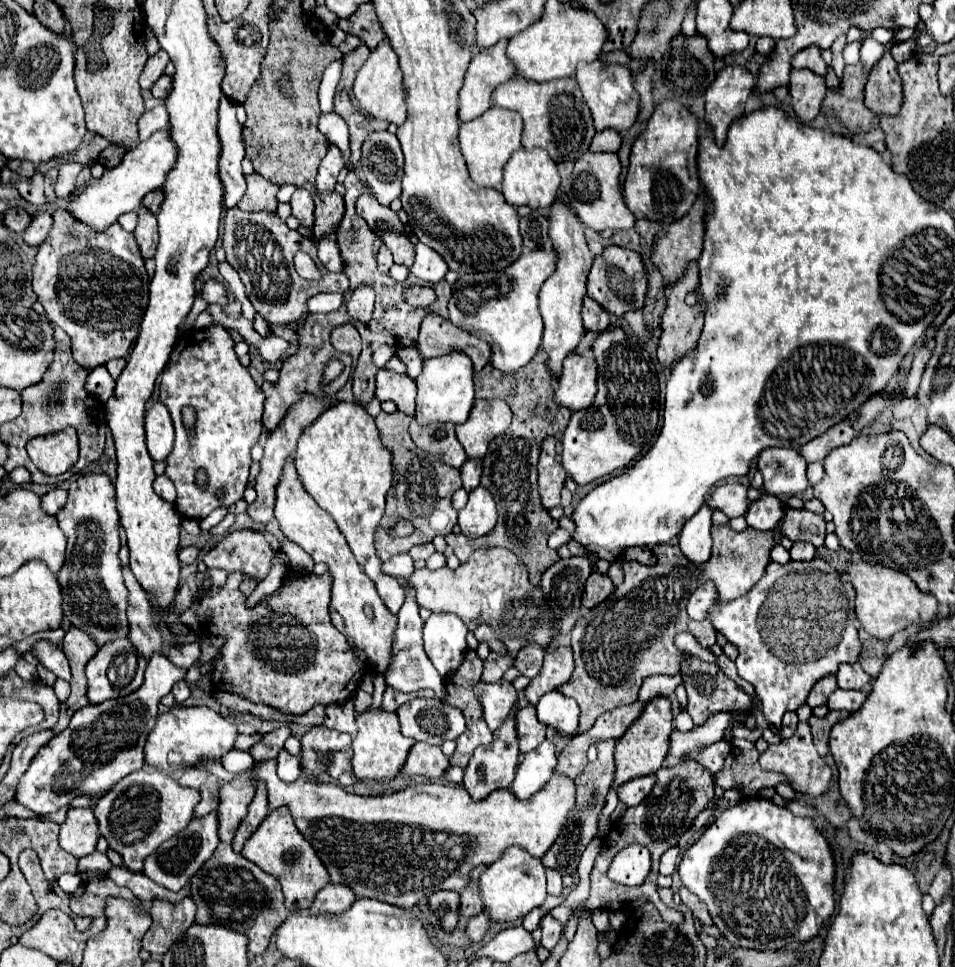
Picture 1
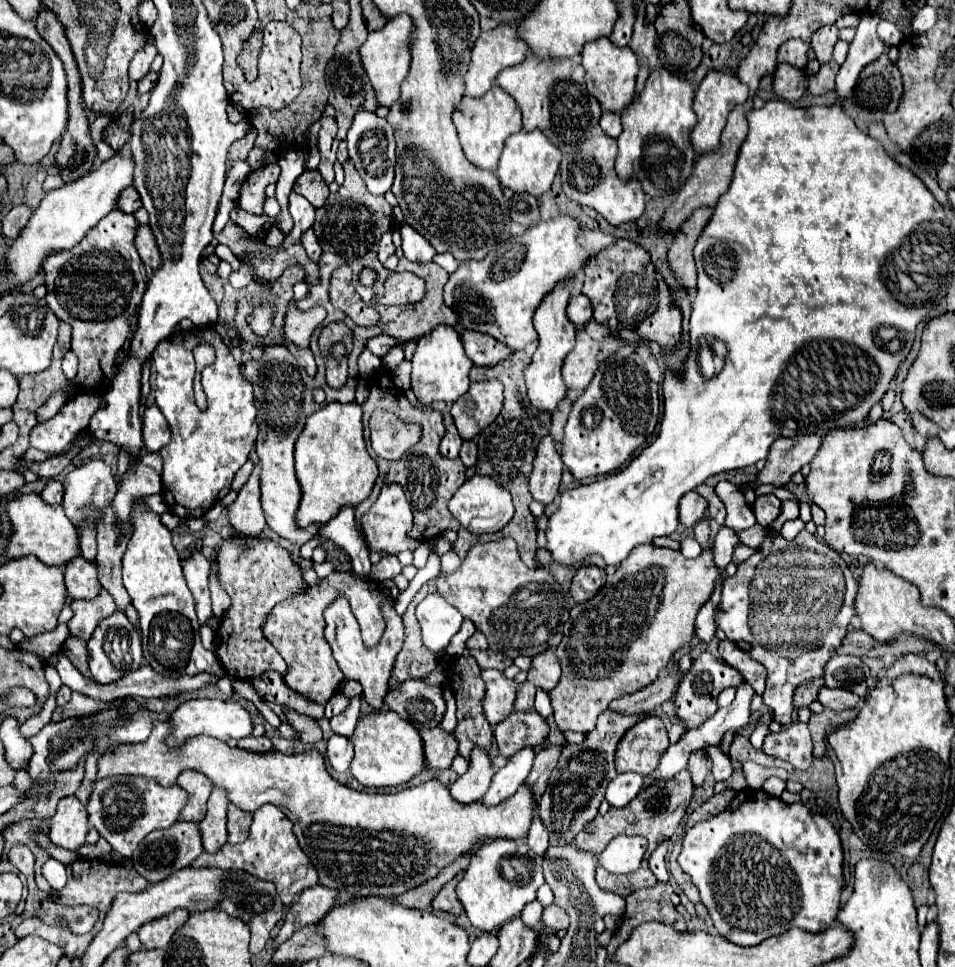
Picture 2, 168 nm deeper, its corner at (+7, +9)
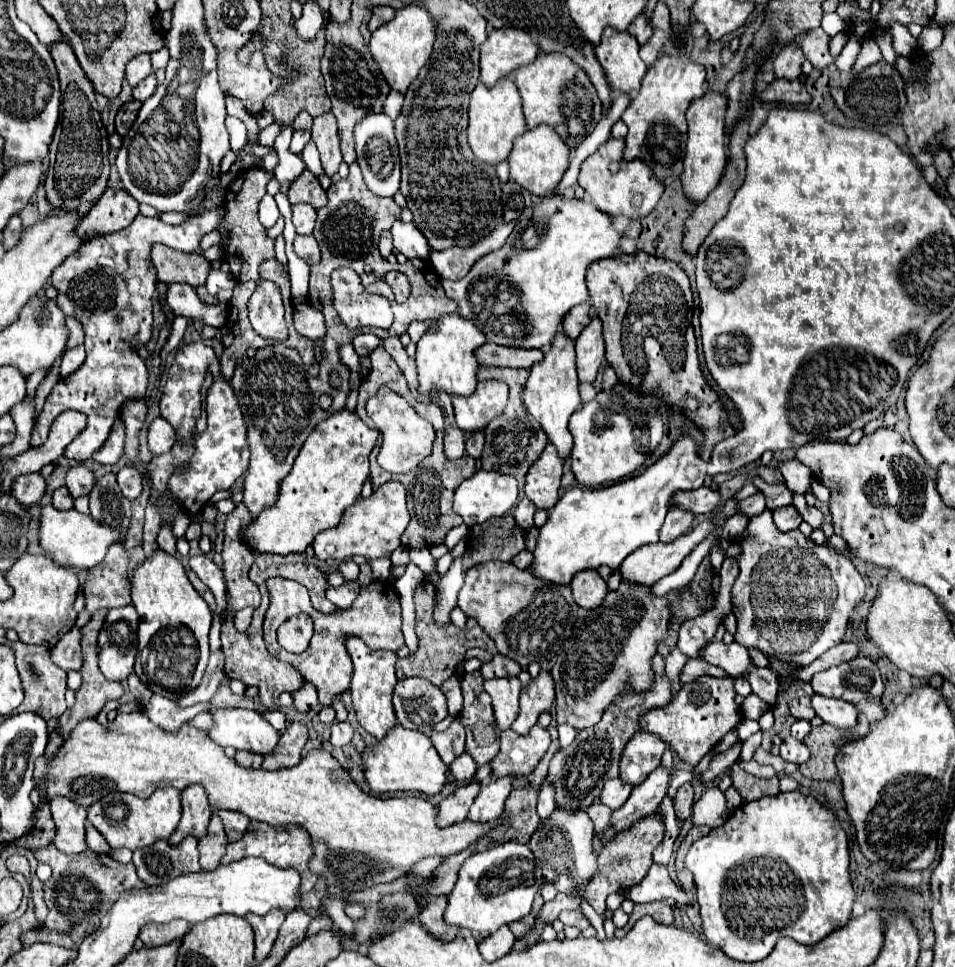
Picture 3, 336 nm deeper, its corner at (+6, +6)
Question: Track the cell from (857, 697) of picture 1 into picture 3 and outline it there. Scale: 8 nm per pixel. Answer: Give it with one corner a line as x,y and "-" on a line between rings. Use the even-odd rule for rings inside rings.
812,694
812,706
814,706
816,714
832,726
850,728
856,724
858,708
846,700
834,700
834,698

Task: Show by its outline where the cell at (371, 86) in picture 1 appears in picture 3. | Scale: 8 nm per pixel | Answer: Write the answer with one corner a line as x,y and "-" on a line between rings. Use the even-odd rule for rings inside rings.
404,6
396,12
394,20
390,20
386,26
380,26
376,32
372,32
370,38
370,54
378,62
386,82
390,82
390,90
404,94
412,80
418,76
422,66
432,54
434,44
434,18
420,6

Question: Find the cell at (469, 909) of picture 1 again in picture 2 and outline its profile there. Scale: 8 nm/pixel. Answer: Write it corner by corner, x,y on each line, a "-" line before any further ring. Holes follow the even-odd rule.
461,875
453,877
451,881
447,881
443,885
443,889
435,895
435,899
431,903
433,911
445,911
445,913
453,913
453,915
463,915
465,913
461,903
457,903
457,895
455,895
455,887
457,887
459,881
461,881

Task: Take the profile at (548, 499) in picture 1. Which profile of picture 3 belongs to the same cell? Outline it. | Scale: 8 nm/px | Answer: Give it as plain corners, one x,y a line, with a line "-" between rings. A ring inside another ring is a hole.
550,442
526,474
526,496
536,504
536,508
542,510
554,508
554,504
558,502
560,478
562,478
562,458
558,456
558,450
554,450
554,444

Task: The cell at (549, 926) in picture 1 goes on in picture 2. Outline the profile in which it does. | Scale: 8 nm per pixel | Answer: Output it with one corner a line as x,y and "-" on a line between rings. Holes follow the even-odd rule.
557,905
545,907
543,921
545,921
547,927
555,927
555,929
567,929
569,927
569,915

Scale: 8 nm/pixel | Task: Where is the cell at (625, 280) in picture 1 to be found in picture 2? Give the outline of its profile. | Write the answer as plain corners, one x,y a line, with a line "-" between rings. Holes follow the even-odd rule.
621,239
615,245
593,255
585,265
583,295
587,295
593,305
595,321
601,325
607,325
613,337
619,337
633,345
645,345
649,341
655,341
663,351
675,351
679,347
683,315
671,297
671,287
665,283
661,273
657,273
655,265
651,263
649,251
645,251
641,245

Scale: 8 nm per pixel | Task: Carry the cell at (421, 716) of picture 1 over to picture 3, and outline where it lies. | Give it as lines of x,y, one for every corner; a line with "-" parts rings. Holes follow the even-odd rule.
406,678
396,684
392,704
398,722
408,730
432,734
436,722
448,716
446,696
438,686
424,678

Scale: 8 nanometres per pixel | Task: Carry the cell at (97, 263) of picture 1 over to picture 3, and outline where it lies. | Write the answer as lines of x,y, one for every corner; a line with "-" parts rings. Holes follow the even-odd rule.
216,206
196,218
188,218
186,222
178,224
178,226
166,226
160,218
146,218
142,214
138,214
134,218
134,222
114,234
96,234
90,240
86,240
74,254
70,254
70,258
66,258
52,274
52,286
58,290
58,308
64,310
66,316
78,318
78,322
82,322
84,332
86,332
86,340
84,340
84,348
86,348
86,362
70,376
62,378
50,392
50,396
46,398
44,410
38,416
38,422
34,426
32,432
32,446
40,446
46,436
48,430
52,426
52,422
56,420
56,416
64,410
78,410
84,412
88,416
88,426
68,444
64,456
72,458
72,460
90,460
92,452
96,452
104,440
108,438
108,432
112,428
114,418
120,414
120,408
126,400
130,398
140,398
146,394
148,388
148,370
146,364
140,356
134,356
130,342
146,342
152,334
152,296
158,284
156,272
152,268
150,262
150,246
152,244
166,244
174,250
184,250
184,252
196,252
200,238
212,230
216,230
222,224
224,218
224,208

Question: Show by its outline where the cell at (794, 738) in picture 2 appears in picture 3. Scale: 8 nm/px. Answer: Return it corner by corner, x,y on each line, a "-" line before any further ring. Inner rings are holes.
786,738
782,744
780,744
780,756
786,760
786,762
794,762
794,764
804,764
808,758
810,758
810,750
808,746
802,742
802,740
796,740
796,738

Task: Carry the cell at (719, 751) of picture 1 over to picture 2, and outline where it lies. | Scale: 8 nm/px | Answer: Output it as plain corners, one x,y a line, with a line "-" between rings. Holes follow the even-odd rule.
699,750
691,754
687,769
689,769
689,773
691,773
693,785
695,785
695,787
701,787
701,783
703,783
703,779
706,778
710,769
704,750

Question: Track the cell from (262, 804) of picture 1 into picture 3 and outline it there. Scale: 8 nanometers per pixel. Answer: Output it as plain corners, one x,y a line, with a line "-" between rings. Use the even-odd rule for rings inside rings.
214,810
222,822
224,822
224,830
226,830
226,836
228,836
228,842
236,842
238,838
242,838
248,830
248,824
250,820
244,816
244,814
238,814
238,812
230,812
230,810

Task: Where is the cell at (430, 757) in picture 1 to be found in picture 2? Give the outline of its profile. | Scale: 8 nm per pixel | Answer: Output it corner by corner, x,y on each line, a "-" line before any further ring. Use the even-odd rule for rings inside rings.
441,727
423,731
425,741
425,759
429,769
449,769
451,761
457,755
457,739
453,733
443,731

